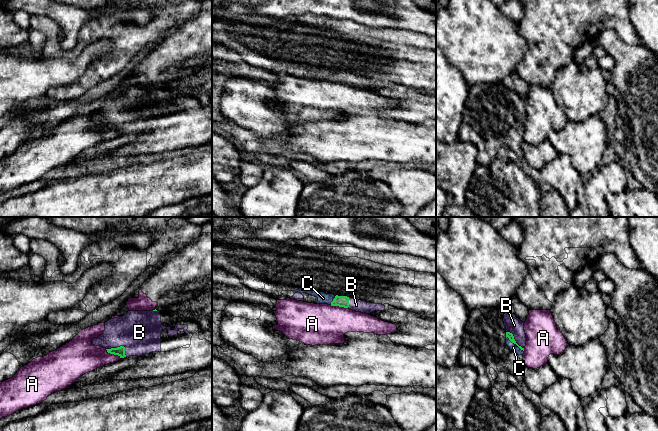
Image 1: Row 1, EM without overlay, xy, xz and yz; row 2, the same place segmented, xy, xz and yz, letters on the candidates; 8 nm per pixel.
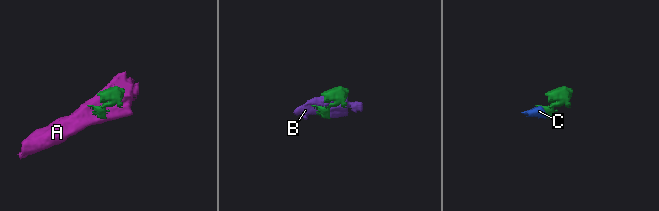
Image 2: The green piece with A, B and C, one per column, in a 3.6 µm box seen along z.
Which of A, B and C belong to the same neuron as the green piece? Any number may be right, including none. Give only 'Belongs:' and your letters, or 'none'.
Belongs: B, C

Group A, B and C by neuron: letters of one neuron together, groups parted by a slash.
A / B C

